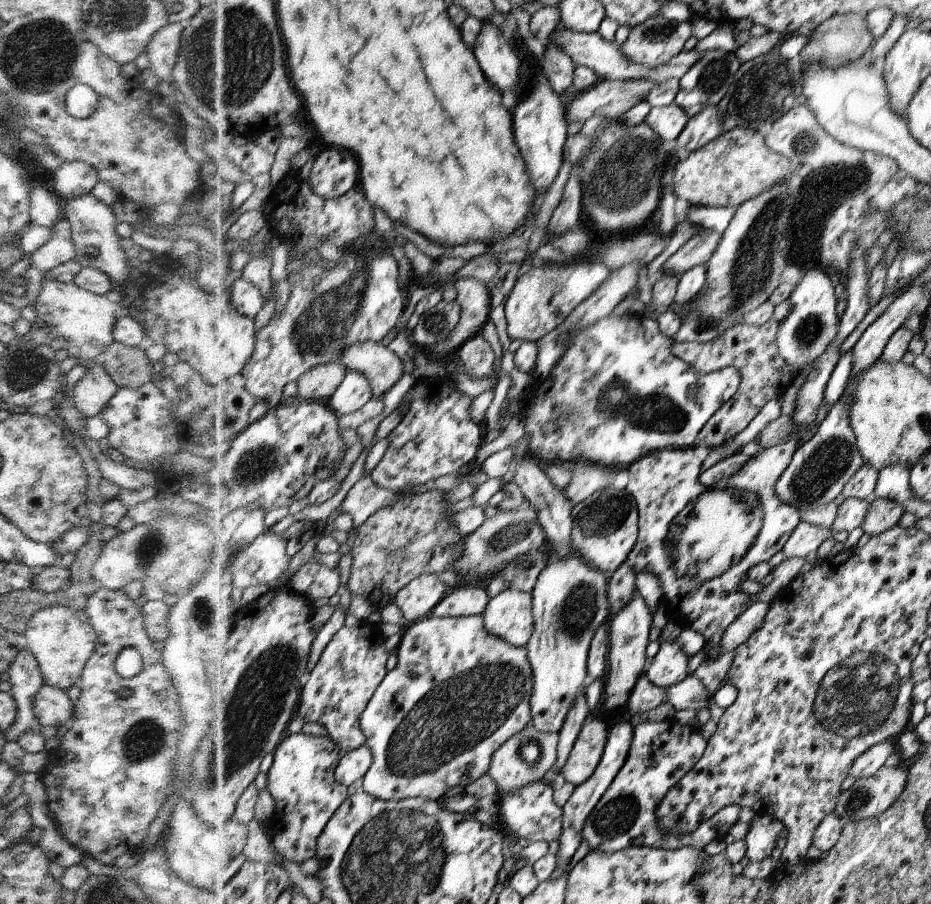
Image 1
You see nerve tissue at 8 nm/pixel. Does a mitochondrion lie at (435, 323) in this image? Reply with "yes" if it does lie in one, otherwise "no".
yes

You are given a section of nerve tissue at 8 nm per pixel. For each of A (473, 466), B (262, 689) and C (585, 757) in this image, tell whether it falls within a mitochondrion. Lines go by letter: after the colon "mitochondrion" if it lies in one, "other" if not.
A: other
B: mitochondrion
C: other

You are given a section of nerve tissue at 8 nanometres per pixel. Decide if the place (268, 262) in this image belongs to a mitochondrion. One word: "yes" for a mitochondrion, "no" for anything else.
no

